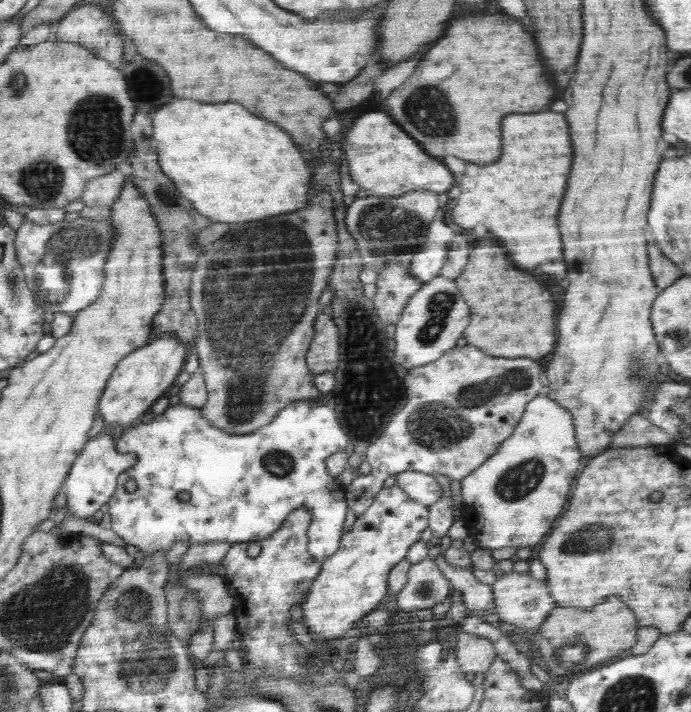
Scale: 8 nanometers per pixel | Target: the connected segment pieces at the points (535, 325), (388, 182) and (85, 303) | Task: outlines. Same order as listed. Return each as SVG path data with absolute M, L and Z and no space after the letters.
M478 244L456 280L462 296L474 308L474 324L466 328L468 344L504 358L542 358L554 352L558 344L558 300L554 300L554 288L546 288L542 280L522 272L504 248L498 248L498 244Z
M389 113L362 114L348 130L343 148L351 179L364 188L361 196L395 197L416 188L442 194L454 184L454 174L444 164L430 158L406 132L402 132Z
M79 217L74 220L63 220L58 224L42 226L25 218L18 232L19 261L26 267L29 287L37 297L37 303L53 313L80 312L94 304L101 295L106 276L104 268L108 262L110 251L114 248L116 231L110 220L94 220Z

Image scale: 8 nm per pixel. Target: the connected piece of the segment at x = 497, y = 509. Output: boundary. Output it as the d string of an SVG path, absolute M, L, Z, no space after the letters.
M537 396L532 402L528 404L525 414L519 420L519 426L514 429L512 435L501 444L500 450L496 451L484 464L473 471L470 475L465 476L464 479L459 481L459 487L456 492L462 500L463 521L467 526L467 534L474 537L478 546L488 549L489 551L498 550L499 548L508 549L510 546L519 548L530 547L533 548L536 544L544 544L546 537L553 531L558 524L558 519L566 512L567 504L570 504L570 497L573 495L575 484L578 477L582 476L585 471L587 460L583 458L580 445L577 443L577 427L574 424L572 413L566 407L559 405L557 401L552 400L547 396Z

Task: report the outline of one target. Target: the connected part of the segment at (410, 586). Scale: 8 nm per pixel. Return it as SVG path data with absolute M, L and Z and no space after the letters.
M426 557L409 568L409 580L400 593L393 595L392 607L400 613L431 610L434 604L443 602L448 594L450 582L436 561Z

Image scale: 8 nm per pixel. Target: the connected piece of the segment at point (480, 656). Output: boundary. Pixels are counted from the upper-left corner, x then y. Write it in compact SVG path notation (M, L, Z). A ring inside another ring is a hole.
M458 629L455 657L462 671L485 672L497 659L494 645L487 638L466 634Z

